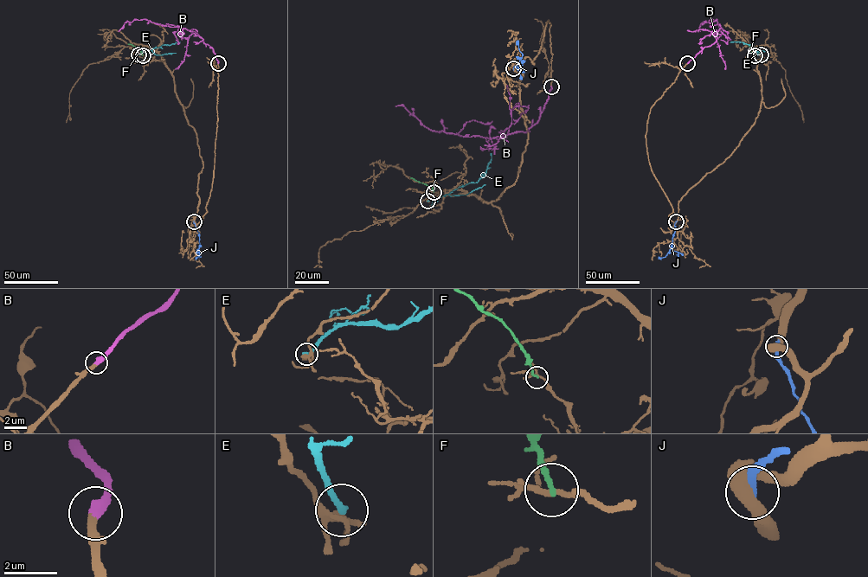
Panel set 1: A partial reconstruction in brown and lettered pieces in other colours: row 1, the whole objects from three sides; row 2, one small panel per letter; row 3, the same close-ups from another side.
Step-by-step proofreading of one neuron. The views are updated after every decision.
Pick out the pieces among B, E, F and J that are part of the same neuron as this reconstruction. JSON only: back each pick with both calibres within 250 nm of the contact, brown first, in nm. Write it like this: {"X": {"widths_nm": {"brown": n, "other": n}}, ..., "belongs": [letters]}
{"B": {"widths_nm": {"brown": 300, "other": 360}}, "belongs": ["B"]}

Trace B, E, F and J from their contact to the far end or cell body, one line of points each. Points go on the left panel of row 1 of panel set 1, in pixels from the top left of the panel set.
B: (218, 63), (213, 49), (196, 33), (184, 28), (134, 19), (125, 22), (118, 31)
E: (139, 54), (162, 45), (179, 41)
F: (143, 54), (128, 44)
J: (194, 221), (199, 238), (199, 255), (196, 258)

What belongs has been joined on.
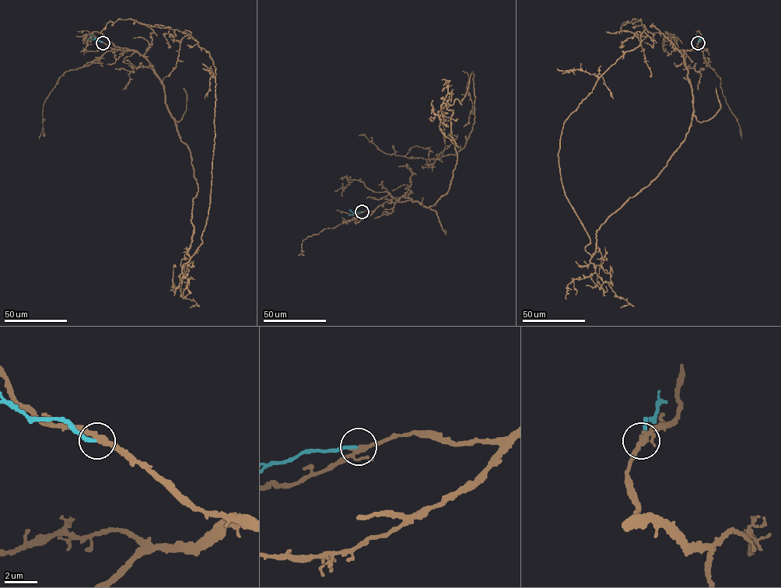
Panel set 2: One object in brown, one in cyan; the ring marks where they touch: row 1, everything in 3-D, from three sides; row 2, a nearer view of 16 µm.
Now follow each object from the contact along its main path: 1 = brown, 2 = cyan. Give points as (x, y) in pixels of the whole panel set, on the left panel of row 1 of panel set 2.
1: (103, 43), (141, 54), (163, 86), (197, 184), (191, 257), (210, 202), (213, 61), (161, 25), (99, 33)
2: (103, 43), (91, 34)

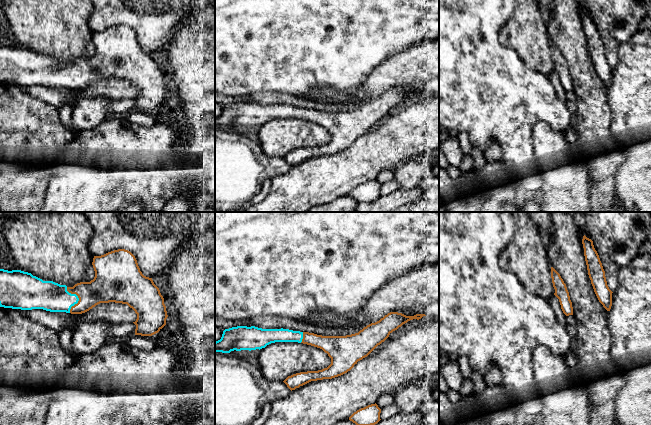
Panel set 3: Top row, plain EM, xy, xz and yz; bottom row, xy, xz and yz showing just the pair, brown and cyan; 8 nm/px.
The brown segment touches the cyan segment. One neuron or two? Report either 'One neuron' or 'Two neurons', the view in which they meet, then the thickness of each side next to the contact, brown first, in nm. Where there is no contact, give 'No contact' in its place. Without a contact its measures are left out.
One neuron. Touches brown in xy. Thickness 260 nm (brown) against 240 nm

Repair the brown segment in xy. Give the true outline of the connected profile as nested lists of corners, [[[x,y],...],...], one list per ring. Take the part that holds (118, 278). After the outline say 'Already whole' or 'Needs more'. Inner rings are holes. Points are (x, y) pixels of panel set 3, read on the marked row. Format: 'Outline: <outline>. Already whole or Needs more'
Outline: [[[118,249],[94,256],[92,265],[95,271],[94,279],[77,283],[73,287],[43,281],[21,270],[0,269],[0,307],[82,314],[100,303],[115,302],[127,304],[137,314],[137,319],[133,322],[136,325],[135,335],[152,336],[166,325],[168,315],[164,298],[152,278],[142,274],[135,256],[130,251]]]. Needs more

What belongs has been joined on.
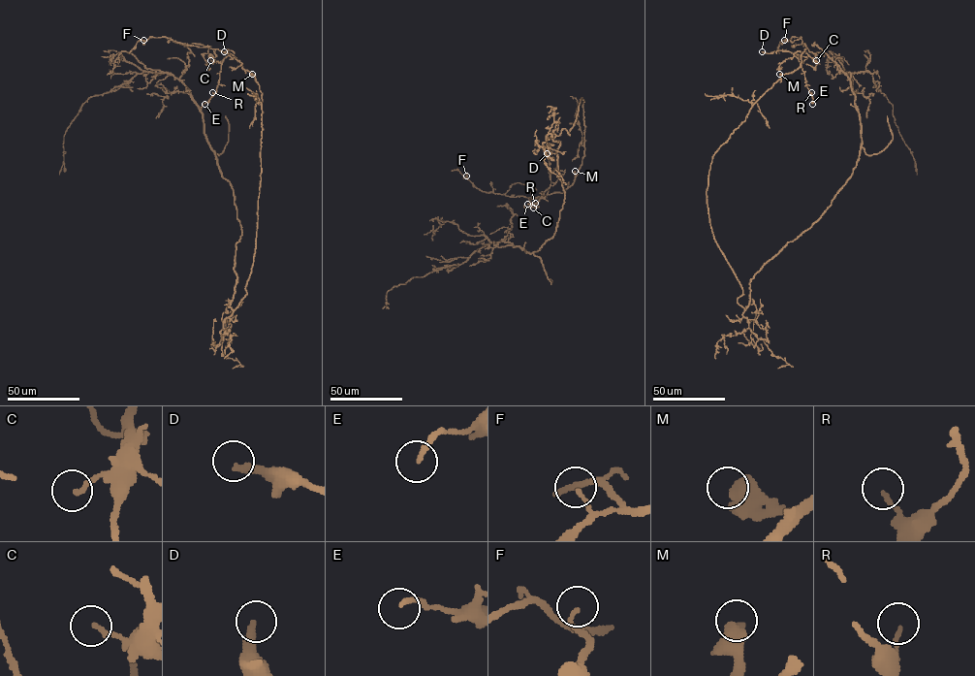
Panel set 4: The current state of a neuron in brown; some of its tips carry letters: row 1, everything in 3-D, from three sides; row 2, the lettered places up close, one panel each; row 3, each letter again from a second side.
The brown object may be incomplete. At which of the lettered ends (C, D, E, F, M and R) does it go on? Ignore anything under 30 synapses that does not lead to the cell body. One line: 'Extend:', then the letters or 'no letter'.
Extend: no letter

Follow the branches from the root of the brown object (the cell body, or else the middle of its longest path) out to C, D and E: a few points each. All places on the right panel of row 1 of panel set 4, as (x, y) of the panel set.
C: (750, 288), (744, 310), (710, 223), (711, 157), (752, 106), (800, 66), (804, 48), (816, 60)
D: (750, 288), (744, 310), (714, 238), (707, 189), (713, 154), (800, 66), (802, 52), (762, 51)
E: (750, 288), (744, 310), (710, 223), (712, 156), (800, 66), (797, 51), (812, 104)

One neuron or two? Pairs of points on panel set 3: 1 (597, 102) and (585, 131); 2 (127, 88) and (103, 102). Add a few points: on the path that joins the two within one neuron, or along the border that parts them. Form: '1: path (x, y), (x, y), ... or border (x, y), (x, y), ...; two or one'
1: path (593, 109), (592, 124); one
2: border (86, 98), (106, 95), (111, 99); two

